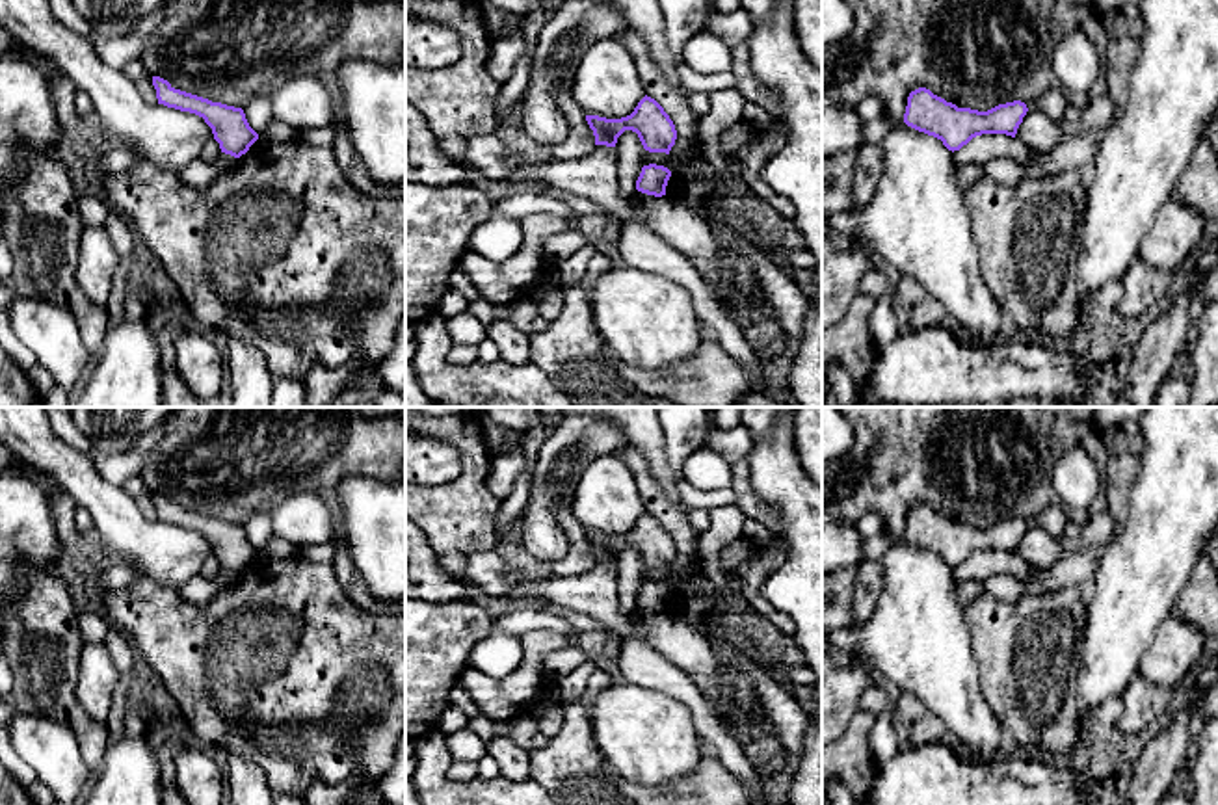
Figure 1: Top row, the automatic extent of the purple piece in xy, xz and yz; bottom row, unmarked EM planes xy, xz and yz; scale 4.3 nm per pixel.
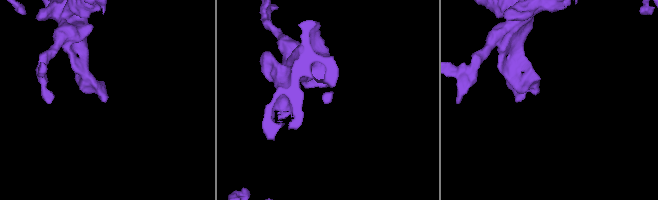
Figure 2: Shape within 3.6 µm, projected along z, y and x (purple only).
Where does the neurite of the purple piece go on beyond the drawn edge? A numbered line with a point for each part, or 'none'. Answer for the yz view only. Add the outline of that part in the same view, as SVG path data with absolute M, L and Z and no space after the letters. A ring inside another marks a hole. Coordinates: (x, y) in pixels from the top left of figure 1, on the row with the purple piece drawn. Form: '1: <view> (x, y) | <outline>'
none

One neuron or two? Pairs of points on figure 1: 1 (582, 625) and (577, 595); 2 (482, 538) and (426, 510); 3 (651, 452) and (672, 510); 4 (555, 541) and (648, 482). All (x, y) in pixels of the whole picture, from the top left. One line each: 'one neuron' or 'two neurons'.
1: two neurons
2: one neuron
3: two neurons
4: two neurons

